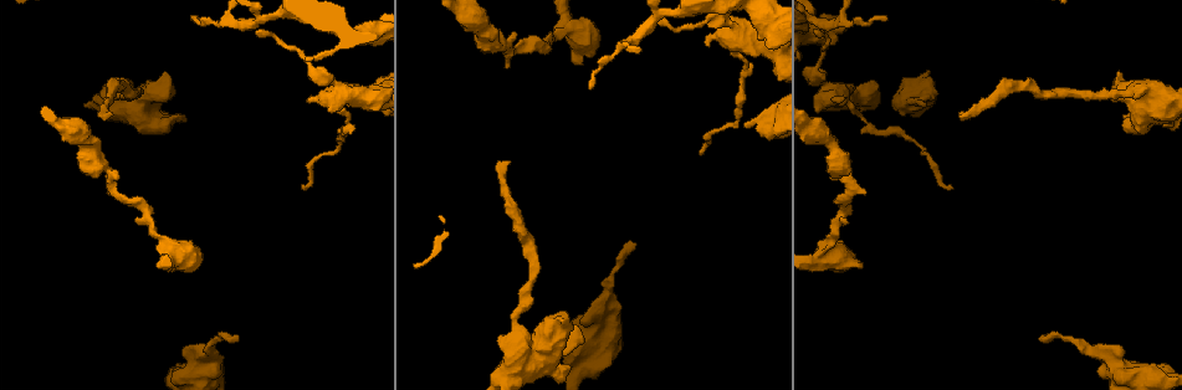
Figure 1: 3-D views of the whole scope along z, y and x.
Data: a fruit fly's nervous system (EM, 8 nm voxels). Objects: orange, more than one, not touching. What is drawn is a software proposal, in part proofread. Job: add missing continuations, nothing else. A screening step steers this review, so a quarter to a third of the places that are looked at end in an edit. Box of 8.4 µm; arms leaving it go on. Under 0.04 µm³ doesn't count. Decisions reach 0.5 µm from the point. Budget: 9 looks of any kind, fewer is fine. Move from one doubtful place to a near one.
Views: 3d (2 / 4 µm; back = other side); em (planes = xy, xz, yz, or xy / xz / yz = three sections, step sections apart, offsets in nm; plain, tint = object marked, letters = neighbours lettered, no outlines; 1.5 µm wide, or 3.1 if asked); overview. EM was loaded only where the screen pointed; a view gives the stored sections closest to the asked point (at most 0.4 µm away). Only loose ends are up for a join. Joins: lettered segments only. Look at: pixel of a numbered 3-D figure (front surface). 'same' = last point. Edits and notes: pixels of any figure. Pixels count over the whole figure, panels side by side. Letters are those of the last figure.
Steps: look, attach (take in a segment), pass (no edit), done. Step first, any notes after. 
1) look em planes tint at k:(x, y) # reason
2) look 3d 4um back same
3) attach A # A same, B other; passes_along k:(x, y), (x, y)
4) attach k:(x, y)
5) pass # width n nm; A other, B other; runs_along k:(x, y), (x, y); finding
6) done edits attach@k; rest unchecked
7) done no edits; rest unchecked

look 3d 4um at 1:(235, 335) # tapers out

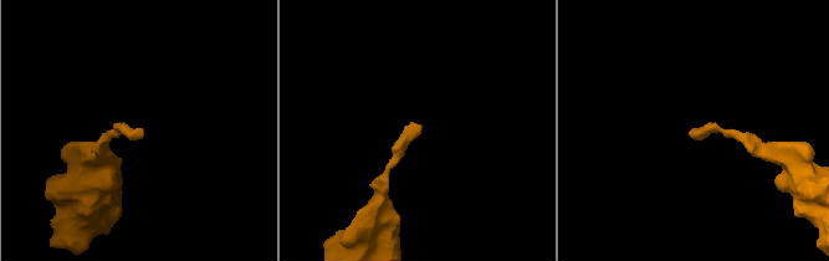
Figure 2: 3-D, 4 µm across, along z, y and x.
look em planes letters at 2:(691, 130) # shape alone is not enough

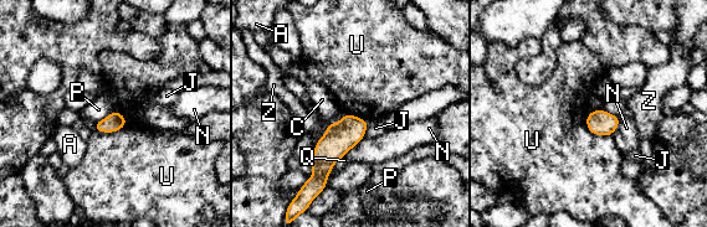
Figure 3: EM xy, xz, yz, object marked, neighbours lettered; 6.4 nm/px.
pass # A other, C other, J other, N other, P other, Q other, U other, Z other; border 3:(127, 118), (114, 132), (95, 130); none of them fits

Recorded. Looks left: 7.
look 3d 2um at 1:(700, 153)

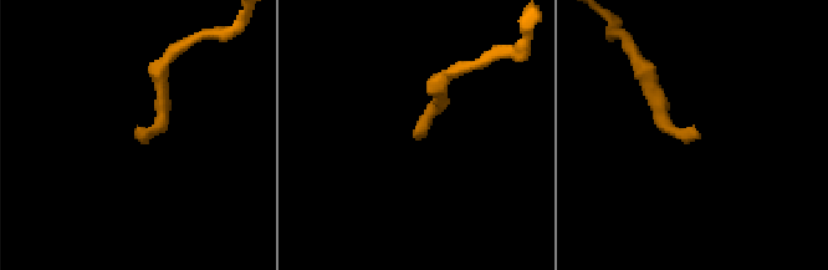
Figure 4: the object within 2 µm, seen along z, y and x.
look em xz step 8 letters at 4:(417, 140) # now the EM

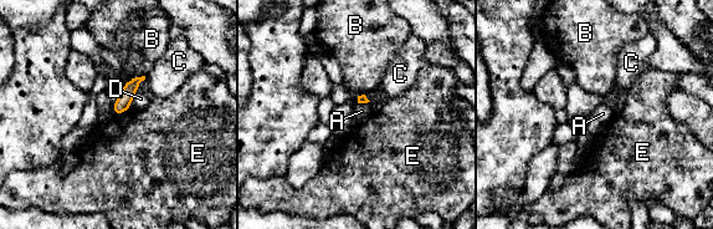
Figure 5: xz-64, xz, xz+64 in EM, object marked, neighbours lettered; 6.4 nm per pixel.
pass # A other, B other, C other, D other, E other; border 5:(129, 107), (116, 116); none of them fits

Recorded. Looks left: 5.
look 3d 4um at 1:(310, 101)

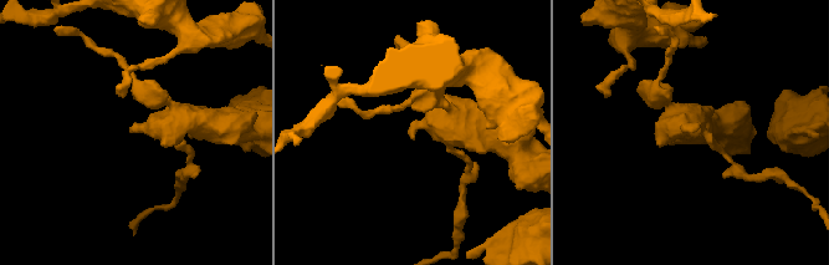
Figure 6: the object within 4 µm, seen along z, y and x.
look em planes plain at 6:(411, 137) # shape alone is not enough

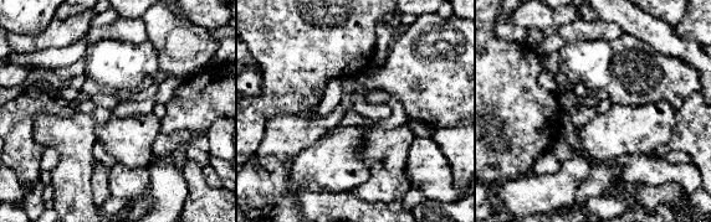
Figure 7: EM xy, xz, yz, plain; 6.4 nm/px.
look em planes letters same

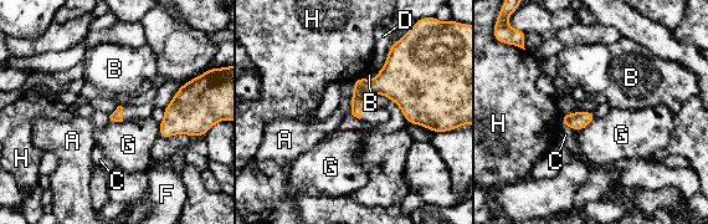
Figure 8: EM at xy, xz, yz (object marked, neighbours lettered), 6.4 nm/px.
pass # A other, B other, C other, D other, F other, G other, H other; border 8:(596, 117), (576, 131); none of them fits

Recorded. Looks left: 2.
done no edits; rest unchecked

